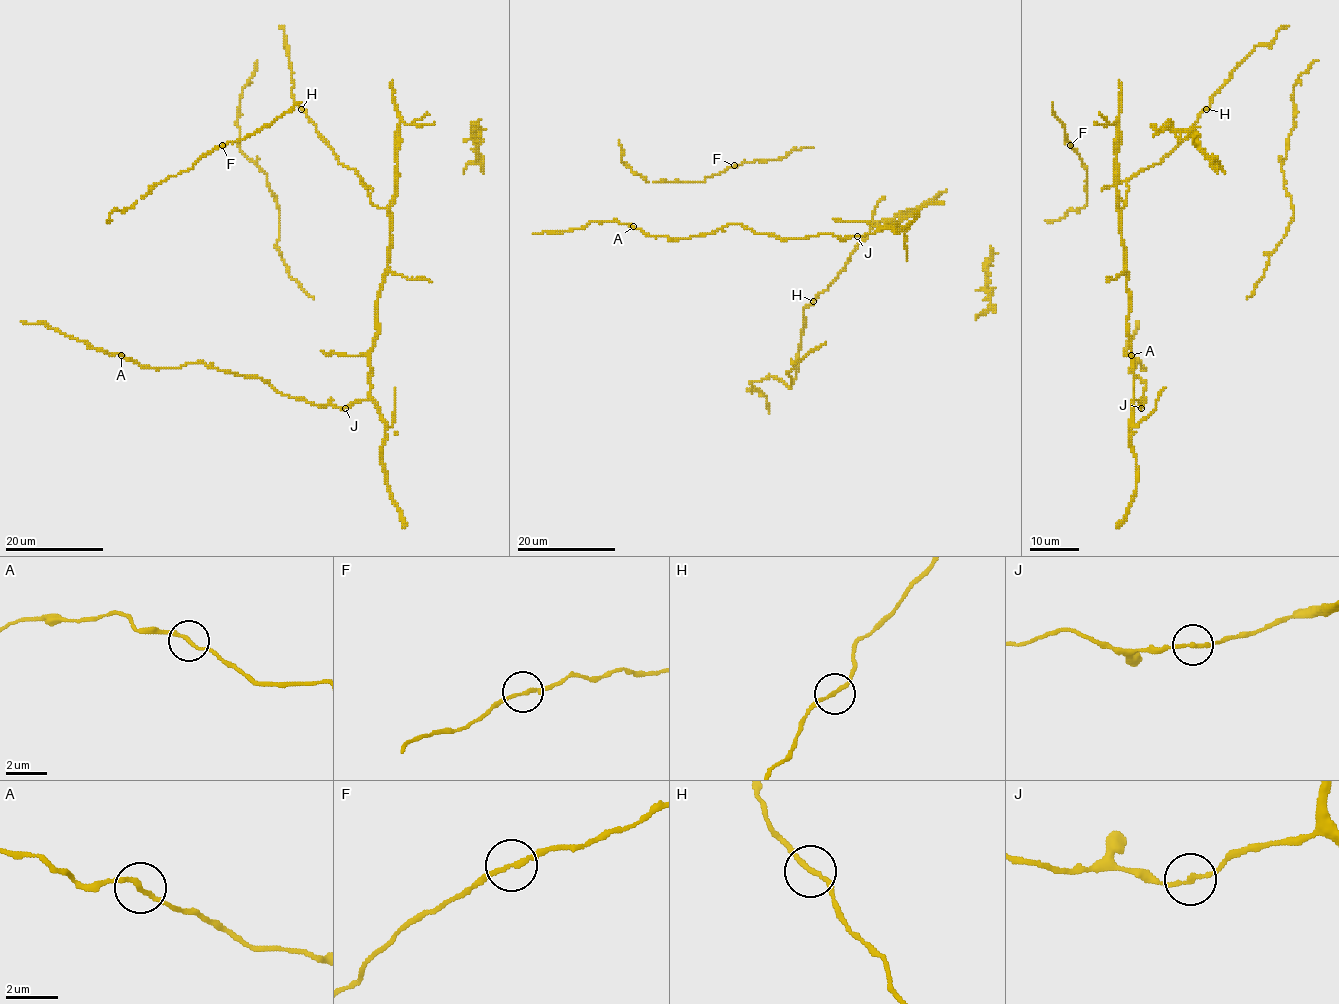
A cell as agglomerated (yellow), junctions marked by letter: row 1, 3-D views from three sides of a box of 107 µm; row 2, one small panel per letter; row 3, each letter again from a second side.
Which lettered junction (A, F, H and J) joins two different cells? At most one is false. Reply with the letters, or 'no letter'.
no letter

